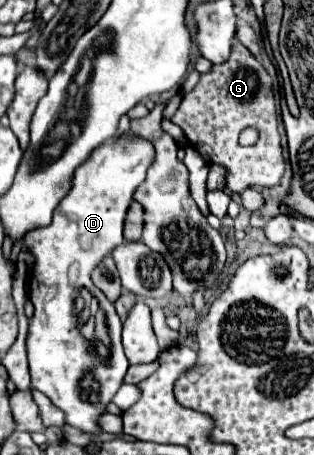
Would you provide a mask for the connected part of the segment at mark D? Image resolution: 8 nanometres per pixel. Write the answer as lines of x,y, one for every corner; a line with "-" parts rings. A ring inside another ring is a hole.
128,133
122,139
114,139
112,143
98,147
98,151
94,151
94,155
90,155
90,161
82,163
78,167
78,171
74,173
72,189
62,199
60,207
54,211
54,219
52,219
50,227
46,227
46,229
42,227
38,231
32,231
24,239
24,243
30,247
30,253
36,257
36,267
34,267
34,275
30,281
30,301
34,305
34,317
30,319
30,329
28,329
28,361
30,361
32,387
42,391
58,409
62,409
66,413
68,425
78,427
88,433
100,433
96,419
104,413
106,405
112,401
112,397
120,389
122,379
128,369
128,359
122,351
122,341
120,341
122,323
116,313
108,313
108,317
106,317
106,325
110,327
110,355
104,361
96,361
96,357
92,355
94,343
88,341
80,333
80,327
78,327
78,319
76,319
76,311
74,311
74,299
78,295
78,289
72,289
70,269
72,269
72,277
82,277
76,273
92,273
92,269
108,253
112,253
112,249
118,247
118,243
124,243
122,227
124,227
126,207
130,207
130,203
132,203
134,187
138,187
138,183
142,183
142,179
146,177
146,169
148,169
152,157
154,157
154,147
150,147
150,143
146,143
146,139
138,139
-
86,373
92,373
94,379
100,383
100,391
94,395
94,399
90,399
92,395
86,397
84,393
80,393
80,379

